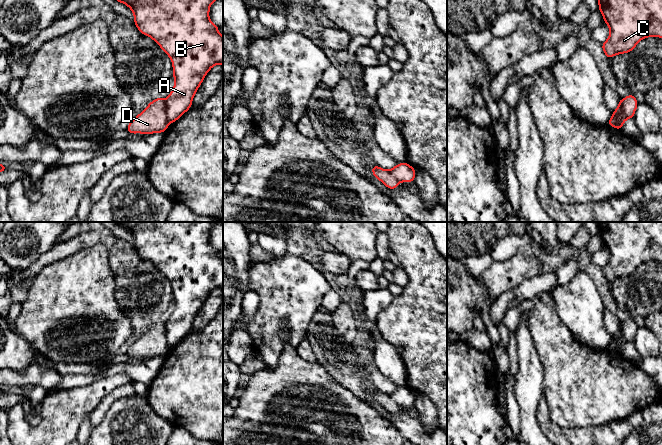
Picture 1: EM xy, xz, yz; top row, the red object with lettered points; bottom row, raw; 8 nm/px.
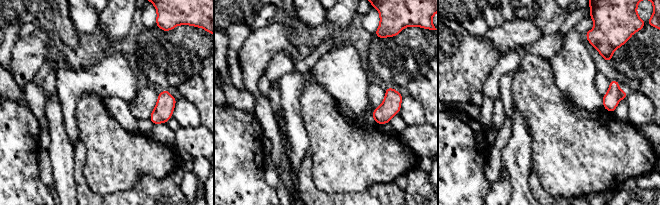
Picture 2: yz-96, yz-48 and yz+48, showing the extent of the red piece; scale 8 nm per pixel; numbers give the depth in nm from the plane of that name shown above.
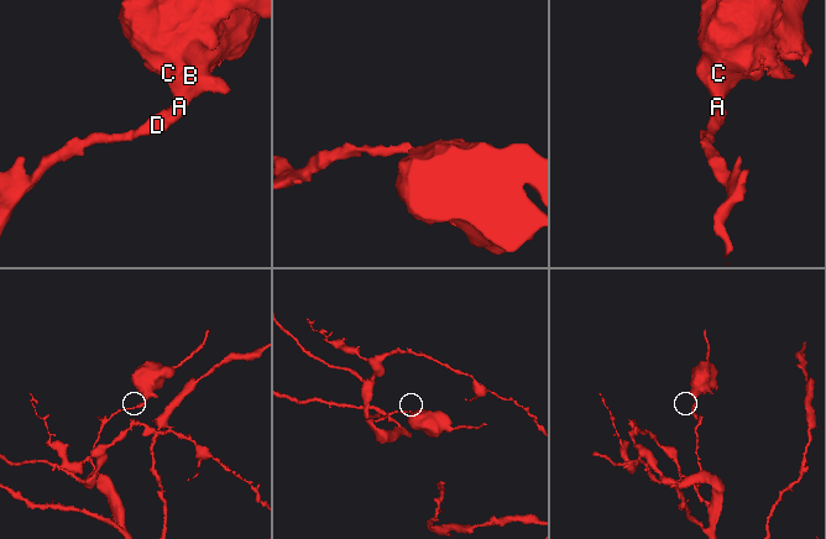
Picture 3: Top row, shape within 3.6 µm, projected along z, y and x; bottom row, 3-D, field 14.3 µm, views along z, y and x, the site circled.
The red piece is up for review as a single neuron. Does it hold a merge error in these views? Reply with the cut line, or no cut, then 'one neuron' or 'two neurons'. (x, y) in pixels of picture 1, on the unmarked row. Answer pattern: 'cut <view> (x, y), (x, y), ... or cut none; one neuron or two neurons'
cut yz (623, 323), (621, 336), (616, 340), (612, 340); two neurons

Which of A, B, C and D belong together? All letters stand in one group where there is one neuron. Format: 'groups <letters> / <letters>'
groups A B C / D

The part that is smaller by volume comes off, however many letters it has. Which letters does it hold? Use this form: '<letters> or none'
A, B, C

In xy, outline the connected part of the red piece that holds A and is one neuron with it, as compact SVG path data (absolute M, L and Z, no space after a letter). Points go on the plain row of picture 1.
M114 222L116 225L126 228L134 237L134 247L139 255L151 261L162 274L171 282L173 289L173 301L175 304L175 309L170 319L166 323L166 337L168 345L173 347L179 343L187 334L191 332L193 321L198 314L200 308L203 306L204 301L207 299L208 295L216 288L223 289L223 260L218 257L220 251L215 250L209 243L209 233L211 228L220 222Z

